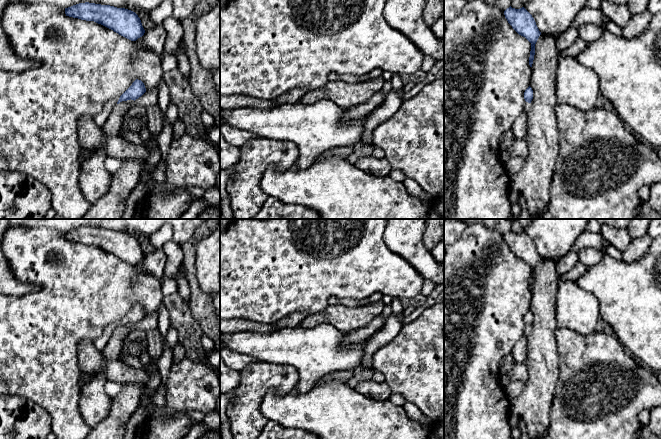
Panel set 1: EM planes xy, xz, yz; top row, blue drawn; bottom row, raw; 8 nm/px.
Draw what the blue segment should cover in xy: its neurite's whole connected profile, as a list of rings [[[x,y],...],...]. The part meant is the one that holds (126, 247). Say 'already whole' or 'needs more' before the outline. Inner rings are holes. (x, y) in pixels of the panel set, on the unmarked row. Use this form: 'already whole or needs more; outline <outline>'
already whole; outline [[[85,226],[65,232],[65,238],[81,244],[94,245],[131,265],[136,265],[145,257],[138,239],[125,232]]]

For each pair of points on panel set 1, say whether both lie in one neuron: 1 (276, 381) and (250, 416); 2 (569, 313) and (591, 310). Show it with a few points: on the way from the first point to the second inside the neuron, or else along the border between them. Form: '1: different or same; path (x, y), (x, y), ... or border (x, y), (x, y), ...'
1: same; path (266, 384), (250, 400), (250, 406)
2: same; path (574, 310), (586, 310)

